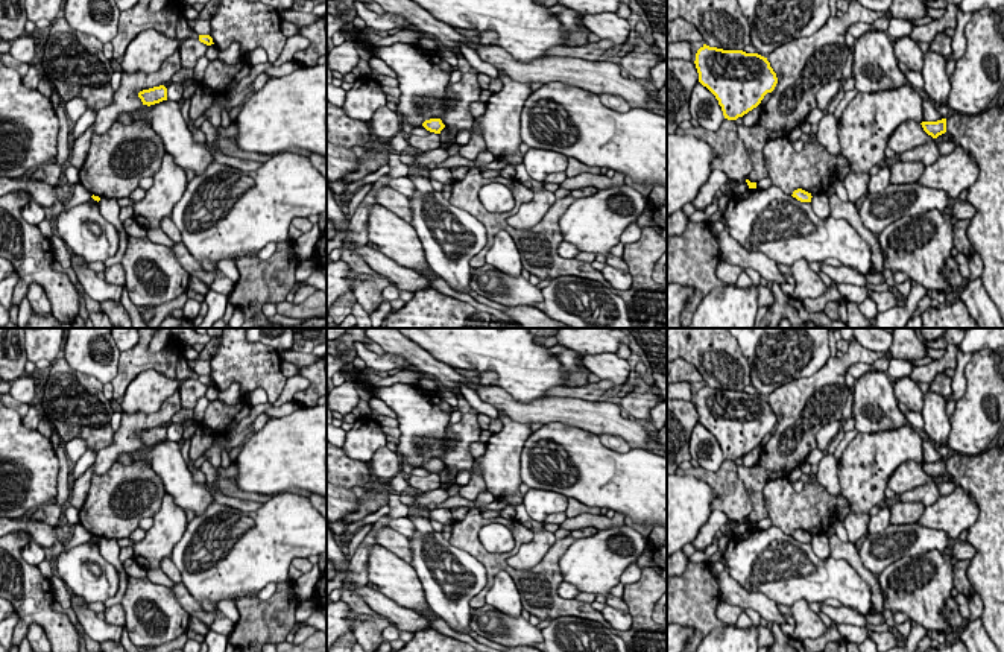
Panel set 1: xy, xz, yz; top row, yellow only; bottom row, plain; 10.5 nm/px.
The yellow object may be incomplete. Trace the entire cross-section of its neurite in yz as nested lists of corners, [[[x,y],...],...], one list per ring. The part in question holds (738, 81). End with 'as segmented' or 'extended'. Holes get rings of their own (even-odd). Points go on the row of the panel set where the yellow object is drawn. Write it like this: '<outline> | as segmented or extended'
[[[703,44],[696,53],[699,82],[718,100],[723,116],[737,120],[756,108],[778,84],[767,58]]] | as segmented

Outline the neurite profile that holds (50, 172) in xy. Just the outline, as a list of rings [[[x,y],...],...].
[[[46,163],[36,167],[32,179],[49,182],[52,187],[61,187],[61,178],[64,170],[56,163]]]

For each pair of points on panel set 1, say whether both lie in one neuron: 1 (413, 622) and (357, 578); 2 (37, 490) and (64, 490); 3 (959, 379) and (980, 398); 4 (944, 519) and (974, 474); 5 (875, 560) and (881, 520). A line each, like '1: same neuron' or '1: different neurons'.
1: different neurons
2: different neurons
3: different neurons
4: different neurons
5: different neurons

